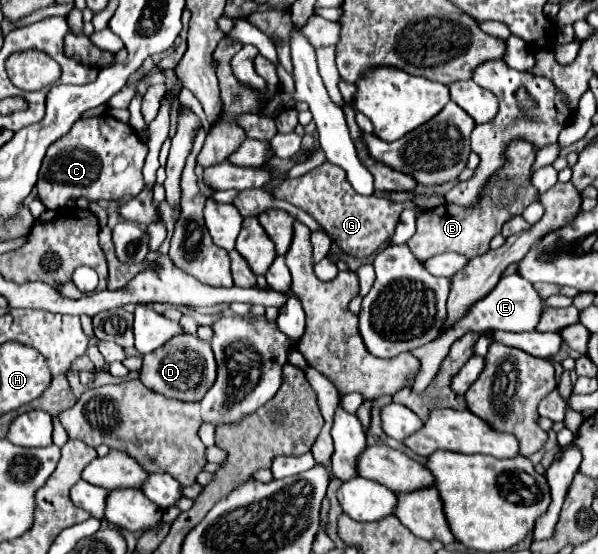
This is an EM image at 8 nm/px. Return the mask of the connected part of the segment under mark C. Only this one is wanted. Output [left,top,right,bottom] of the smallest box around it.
[38,115,148,209]

